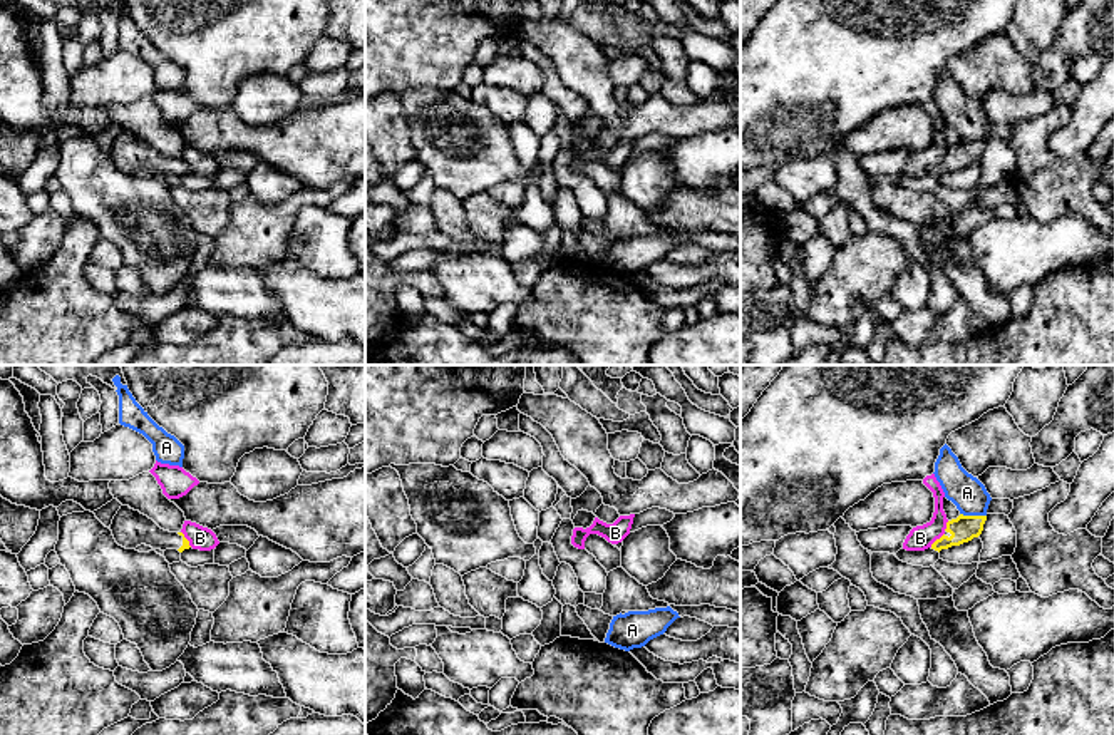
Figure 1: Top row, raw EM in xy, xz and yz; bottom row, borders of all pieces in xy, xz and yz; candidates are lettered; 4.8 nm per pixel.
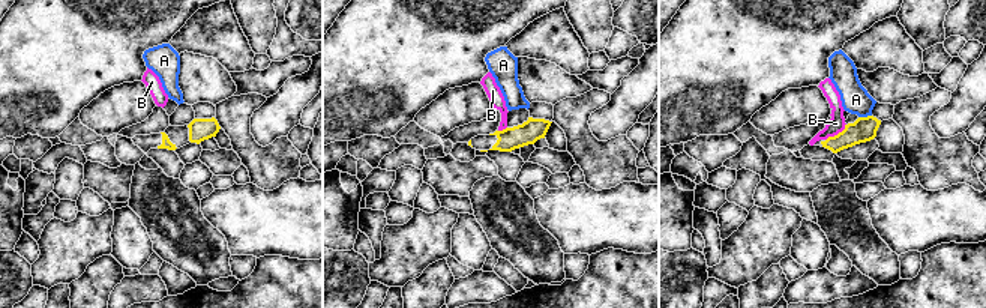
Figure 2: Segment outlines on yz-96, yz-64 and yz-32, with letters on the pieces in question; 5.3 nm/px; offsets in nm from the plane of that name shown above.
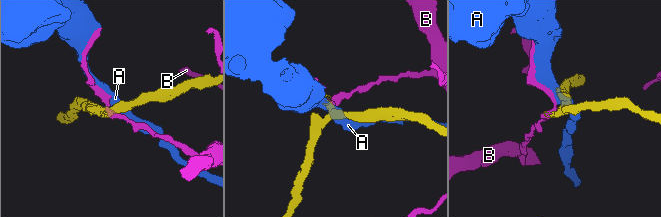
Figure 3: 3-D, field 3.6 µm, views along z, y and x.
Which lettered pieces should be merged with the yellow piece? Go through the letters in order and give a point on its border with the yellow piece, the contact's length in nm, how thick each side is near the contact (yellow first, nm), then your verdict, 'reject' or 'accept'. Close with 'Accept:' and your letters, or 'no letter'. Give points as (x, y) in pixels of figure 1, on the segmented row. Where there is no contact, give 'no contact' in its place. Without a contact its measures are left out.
A: meets yellow in yz at (974, 516); contact 130 nm long; 120 nm thick on the yellow side, 170 nm on the other; reject
B: meets yellow in yz at (937, 539); contact 100 nm long; 120 nm thick on the yellow side, 120 nm on the other; reject
Accept: no letter

